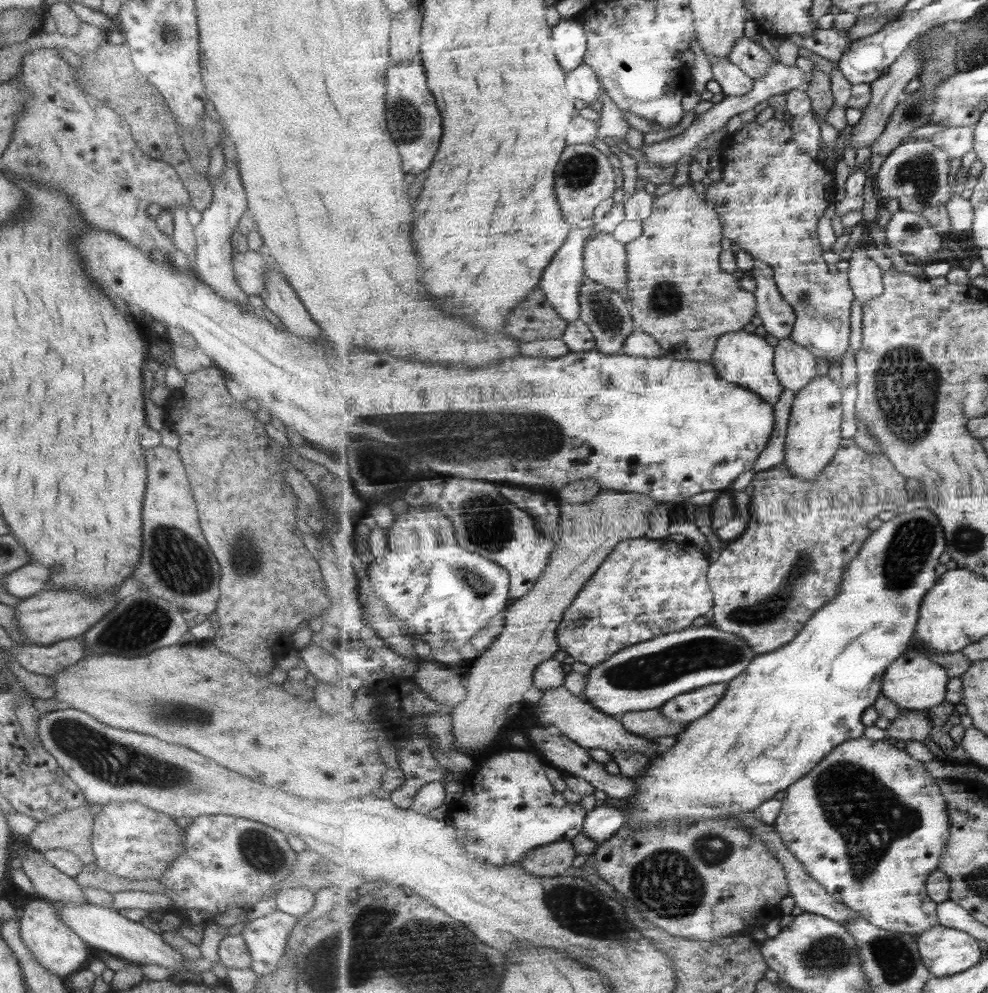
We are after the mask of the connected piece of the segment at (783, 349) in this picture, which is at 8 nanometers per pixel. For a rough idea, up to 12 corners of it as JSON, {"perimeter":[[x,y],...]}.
{"perimeter":[[791,338],[775,347],[776,375],[797,393],[818,376],[818,359]]}

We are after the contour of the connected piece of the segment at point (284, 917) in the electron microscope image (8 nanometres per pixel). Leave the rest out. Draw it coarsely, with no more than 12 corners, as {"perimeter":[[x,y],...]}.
{"perimeter":[[284,912],[240,932],[256,976],[272,973],[299,918]]}

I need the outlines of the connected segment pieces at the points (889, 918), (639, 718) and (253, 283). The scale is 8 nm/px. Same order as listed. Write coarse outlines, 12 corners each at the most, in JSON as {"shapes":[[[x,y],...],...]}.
{"shapes":[[[891,739],[835,748],[774,825],[837,902],[889,932],[941,924],[954,829]],[[661,709],[619,718],[647,739],[680,736],[689,723],[675,723]],[[233,252],[233,279],[243,294],[265,283],[263,252]]]}

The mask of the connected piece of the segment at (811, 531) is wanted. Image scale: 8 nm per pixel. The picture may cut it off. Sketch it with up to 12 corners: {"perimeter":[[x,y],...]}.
{"perimeter":[[842,439],[815,481],[753,476],[747,530],[708,572],[711,624],[759,655],[839,595],[909,502]]}

